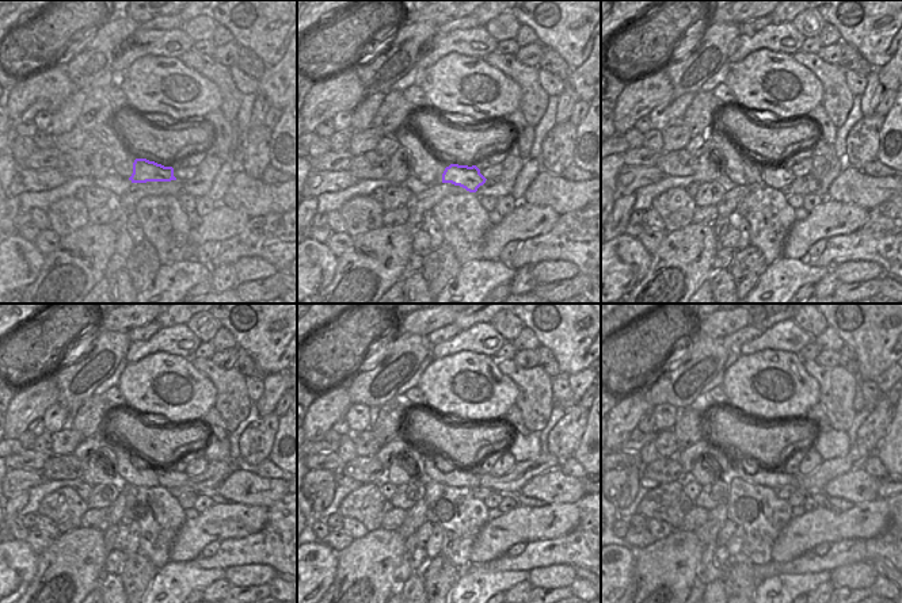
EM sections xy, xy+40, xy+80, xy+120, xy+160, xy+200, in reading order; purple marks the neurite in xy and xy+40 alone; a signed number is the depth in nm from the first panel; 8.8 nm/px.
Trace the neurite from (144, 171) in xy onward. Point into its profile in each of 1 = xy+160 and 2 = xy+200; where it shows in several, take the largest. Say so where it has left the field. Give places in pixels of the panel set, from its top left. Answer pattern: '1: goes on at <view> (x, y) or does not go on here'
1: goes on at xy+160 (510, 484)
2: goes on at xy+200 (829, 469)

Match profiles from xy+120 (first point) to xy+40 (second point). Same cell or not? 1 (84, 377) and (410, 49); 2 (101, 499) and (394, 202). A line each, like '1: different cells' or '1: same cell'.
1: same cell
2: same cell

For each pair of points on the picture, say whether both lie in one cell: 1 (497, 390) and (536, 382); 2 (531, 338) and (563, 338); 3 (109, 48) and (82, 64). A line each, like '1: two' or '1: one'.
1: two
2: two
3: one

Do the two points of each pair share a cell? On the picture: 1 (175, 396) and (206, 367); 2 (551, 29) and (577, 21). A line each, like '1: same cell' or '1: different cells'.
1: different cells
2: same cell

